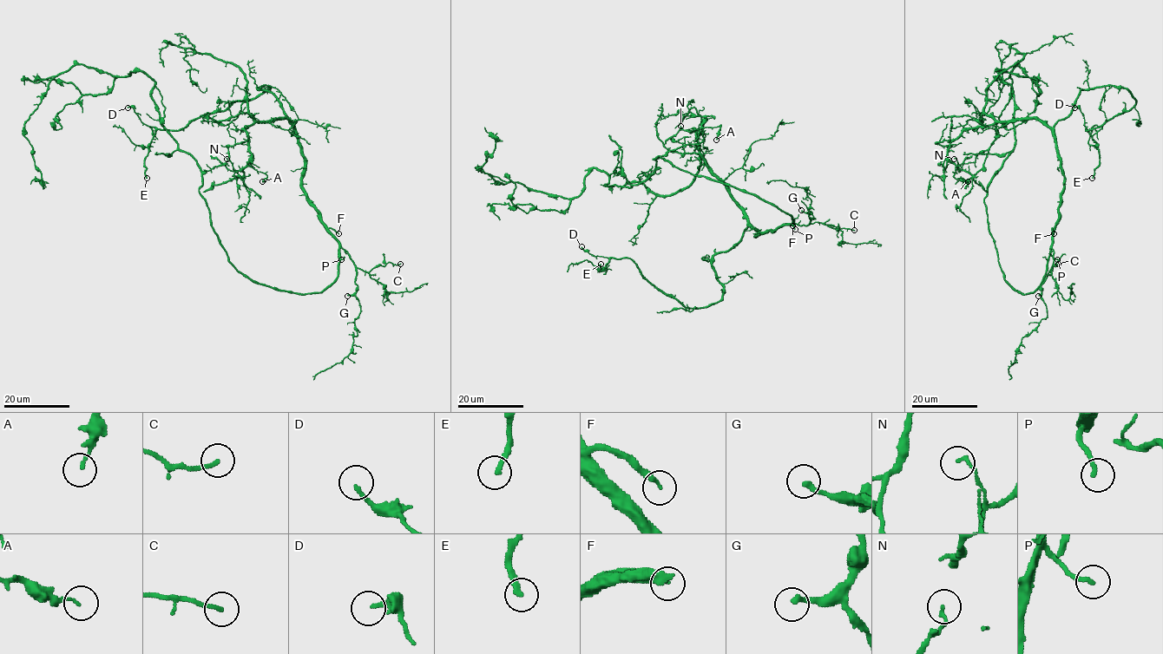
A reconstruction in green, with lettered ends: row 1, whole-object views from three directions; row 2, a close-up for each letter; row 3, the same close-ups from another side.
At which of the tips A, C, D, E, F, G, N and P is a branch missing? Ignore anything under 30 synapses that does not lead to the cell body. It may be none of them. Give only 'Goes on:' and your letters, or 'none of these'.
Goes on: E, F, P

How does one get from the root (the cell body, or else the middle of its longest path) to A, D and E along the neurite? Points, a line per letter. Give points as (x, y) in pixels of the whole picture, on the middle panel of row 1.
A: (733, 186), (774, 204), (792, 224), (756, 235), (700, 153), (704, 120), (704, 127), (721, 125), (716, 140)
D: (733, 186), (792, 224), (748, 226), (716, 253), (723, 296), (704, 308), (666, 296), (629, 258), (581, 246)
E: (733, 186), (792, 224), (758, 235), (748, 226), (712, 257), (719, 301), (686, 308), (629, 258), (601, 264)

